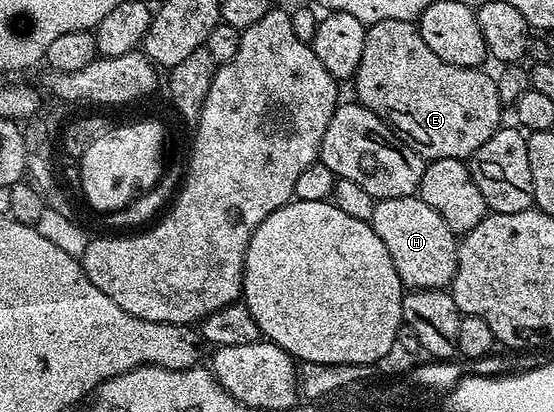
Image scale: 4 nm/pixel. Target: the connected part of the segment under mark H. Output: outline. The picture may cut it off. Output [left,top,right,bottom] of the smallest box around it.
[368,195,460,289]

